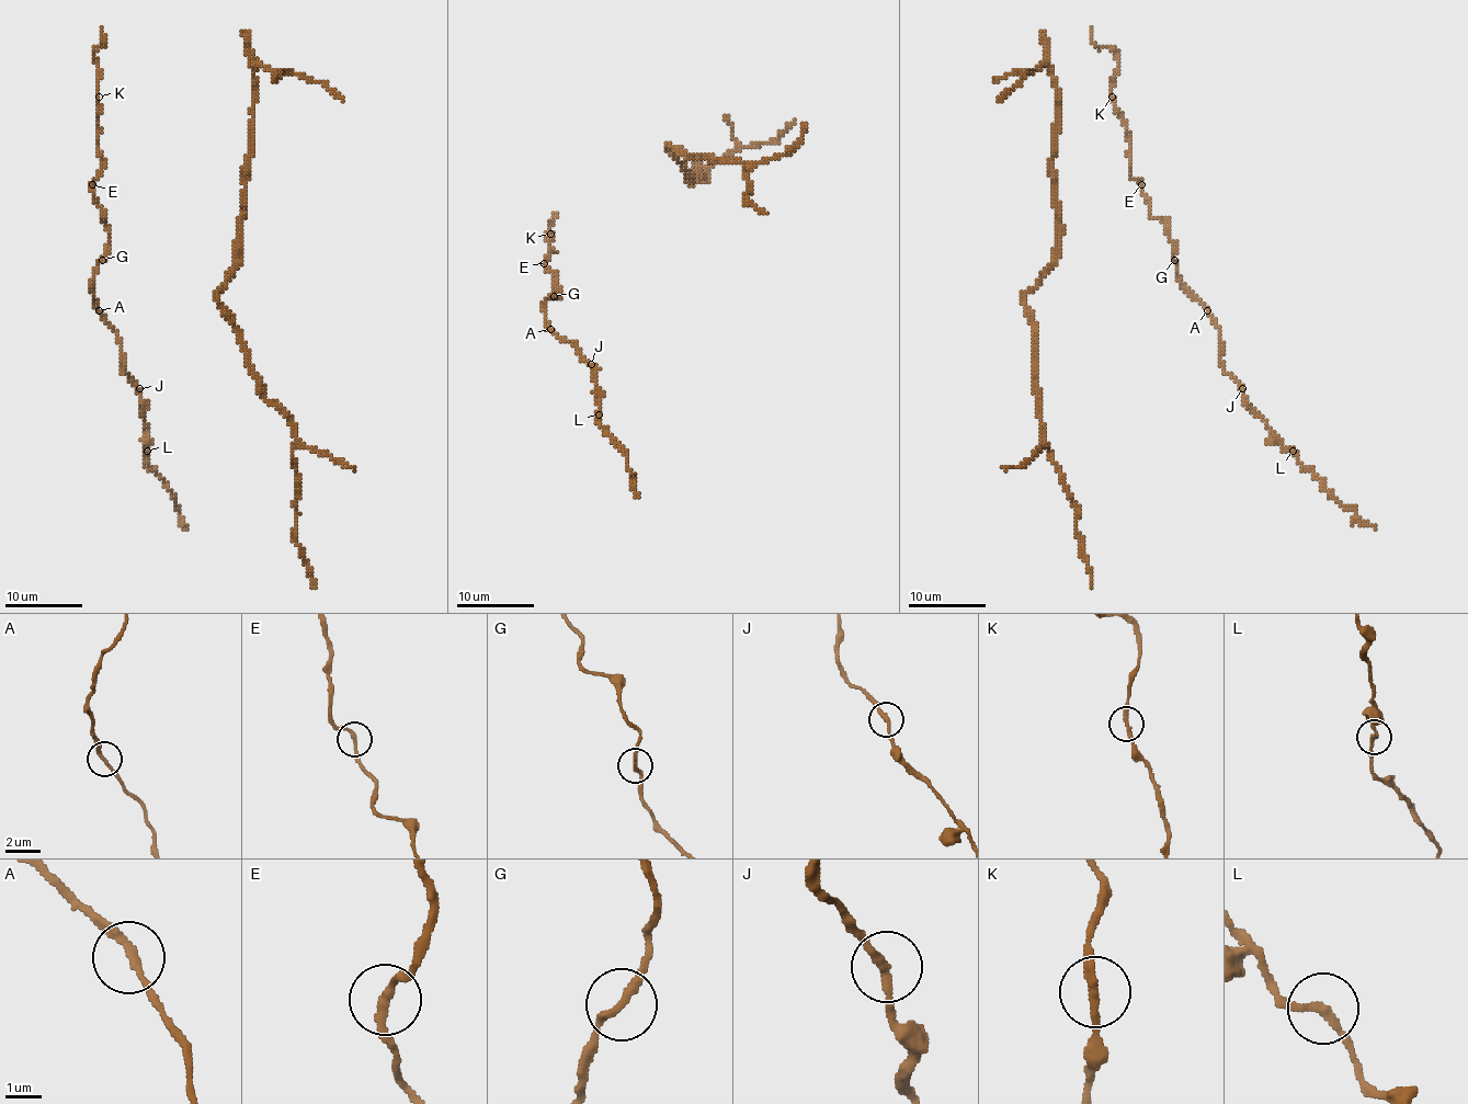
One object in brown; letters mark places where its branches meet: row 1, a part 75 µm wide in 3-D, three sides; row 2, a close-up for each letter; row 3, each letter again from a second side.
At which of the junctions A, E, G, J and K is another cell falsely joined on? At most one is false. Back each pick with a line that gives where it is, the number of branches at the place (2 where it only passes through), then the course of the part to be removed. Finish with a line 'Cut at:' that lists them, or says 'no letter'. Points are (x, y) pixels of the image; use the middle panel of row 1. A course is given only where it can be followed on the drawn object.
Cut at: no letter

